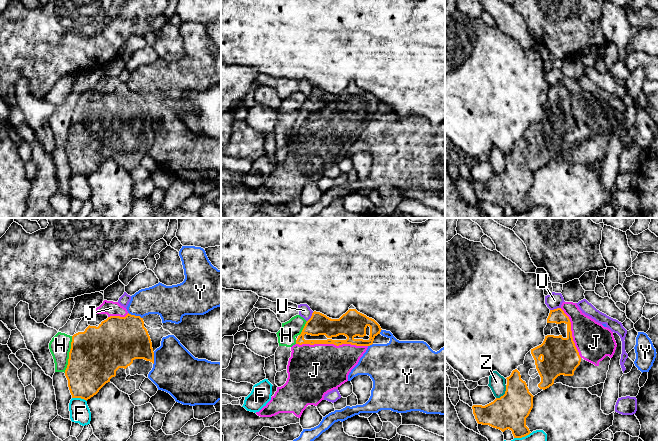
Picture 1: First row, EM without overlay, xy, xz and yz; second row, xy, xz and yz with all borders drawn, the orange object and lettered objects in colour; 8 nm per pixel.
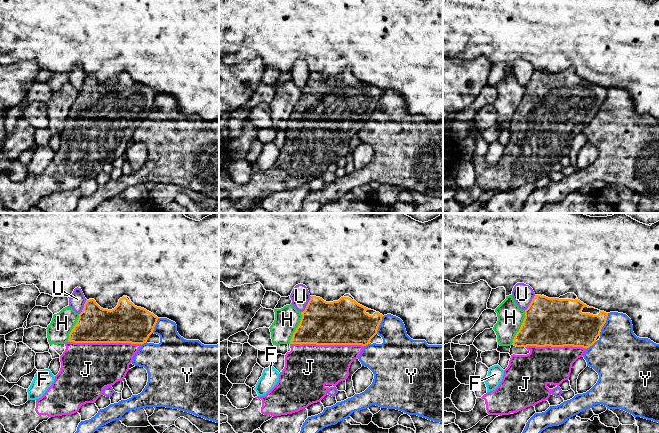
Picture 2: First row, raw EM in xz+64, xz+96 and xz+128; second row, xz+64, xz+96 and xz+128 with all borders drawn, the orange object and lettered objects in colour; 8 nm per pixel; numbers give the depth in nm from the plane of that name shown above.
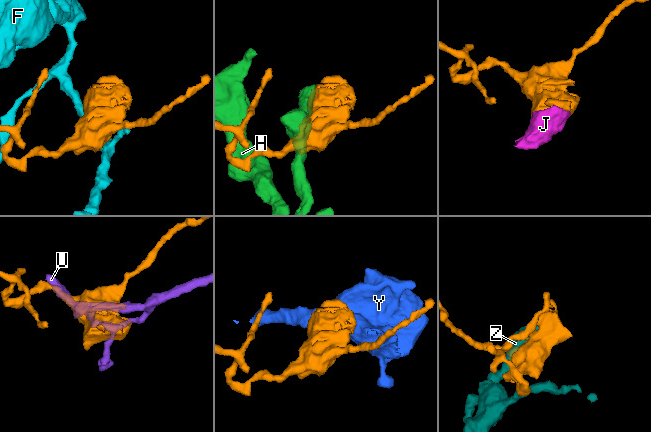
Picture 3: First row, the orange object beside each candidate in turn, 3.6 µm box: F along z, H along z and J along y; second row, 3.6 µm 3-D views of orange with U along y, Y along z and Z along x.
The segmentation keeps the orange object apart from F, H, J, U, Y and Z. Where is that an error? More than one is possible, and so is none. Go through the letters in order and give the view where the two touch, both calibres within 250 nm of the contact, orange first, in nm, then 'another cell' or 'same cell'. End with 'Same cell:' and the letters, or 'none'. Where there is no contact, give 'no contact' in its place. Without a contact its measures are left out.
F: meets orange in xy; 360 nm thick on the orange side, 160 nm on the other; another cell
H: meets orange in xy; 420 nm thick on the orange side, 170 nm on the other; another cell
J: meets orange in xz; 200 nm thick on the orange side, 400 nm on the other; same cell
U: meets orange in yz; 120 nm thick on the orange side, 130 nm on the other; another cell
Y: meets orange in xy; 400 nm thick on the orange side, 240 nm on the other; another cell
Z: meets orange in yz; 280 nm thick on the orange side, 130 nm on the other; another cell
Same cell: J

